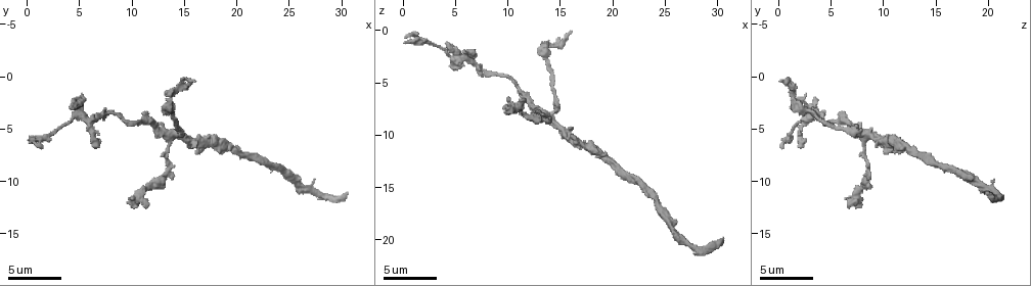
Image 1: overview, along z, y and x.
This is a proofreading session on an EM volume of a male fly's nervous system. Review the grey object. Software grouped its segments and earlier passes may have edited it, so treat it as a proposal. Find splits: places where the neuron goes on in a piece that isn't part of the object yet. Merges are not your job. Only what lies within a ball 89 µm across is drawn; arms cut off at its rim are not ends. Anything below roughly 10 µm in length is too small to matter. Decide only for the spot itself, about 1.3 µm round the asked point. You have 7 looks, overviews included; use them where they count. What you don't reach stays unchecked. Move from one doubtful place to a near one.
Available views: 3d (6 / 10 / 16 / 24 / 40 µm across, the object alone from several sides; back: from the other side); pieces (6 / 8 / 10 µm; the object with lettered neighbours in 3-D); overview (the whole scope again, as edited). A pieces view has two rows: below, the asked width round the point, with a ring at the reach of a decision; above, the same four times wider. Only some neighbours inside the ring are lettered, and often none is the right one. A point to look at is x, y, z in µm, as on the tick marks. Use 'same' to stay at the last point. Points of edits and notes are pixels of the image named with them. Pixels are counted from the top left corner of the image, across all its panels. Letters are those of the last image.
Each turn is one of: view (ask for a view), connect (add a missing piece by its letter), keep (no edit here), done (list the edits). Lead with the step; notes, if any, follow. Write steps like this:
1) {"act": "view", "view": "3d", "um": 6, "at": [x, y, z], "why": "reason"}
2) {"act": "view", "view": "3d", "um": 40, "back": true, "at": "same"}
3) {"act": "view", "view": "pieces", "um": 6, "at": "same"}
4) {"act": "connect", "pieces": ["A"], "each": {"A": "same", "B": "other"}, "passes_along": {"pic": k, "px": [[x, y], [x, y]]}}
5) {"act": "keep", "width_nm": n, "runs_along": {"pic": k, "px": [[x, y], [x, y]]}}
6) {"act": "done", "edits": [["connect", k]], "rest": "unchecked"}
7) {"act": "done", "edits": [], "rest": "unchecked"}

{"act": "view", "view": "pieces", "um": 10, "at": [6.4, 6.8, 2.4]}

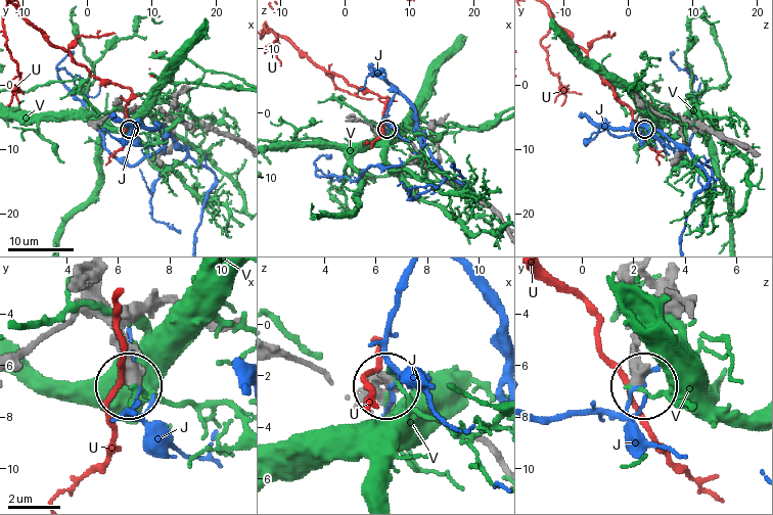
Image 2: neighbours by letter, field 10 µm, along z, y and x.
{"act": "keep", "width_nm": 410, "each": {"J": "other", "U": "other", "V": "other"}, "found": "none of them fits"}

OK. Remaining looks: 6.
{"act": "view", "view": "pieces", "um": 8, "at": [4.2, 3.0, 1.6]}

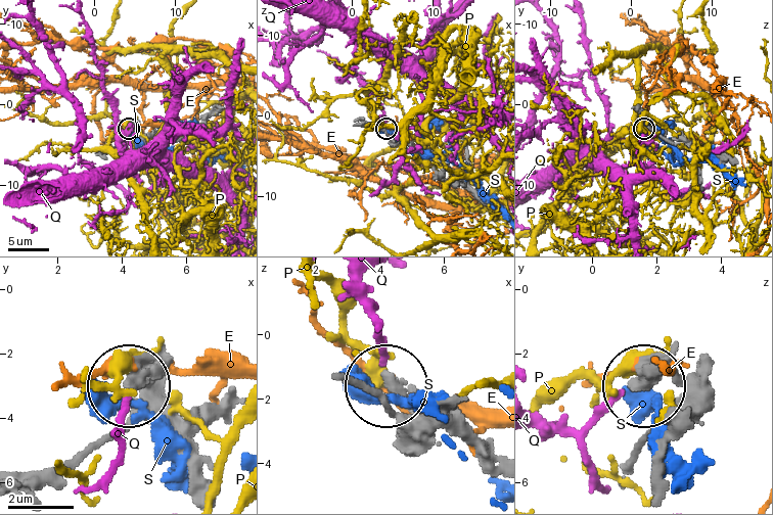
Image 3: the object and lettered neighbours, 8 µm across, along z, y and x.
{"act": "keep", "each": {"E": "other", "P": "other", "Q": "other", "S": "other"}, "found": "no lettered piece goes on from it"}

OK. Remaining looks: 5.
{"act": "view", "view": "pieces", "um": 6, "at": [0.2, 6.2, 0.8], "why": "end of a long branch"}

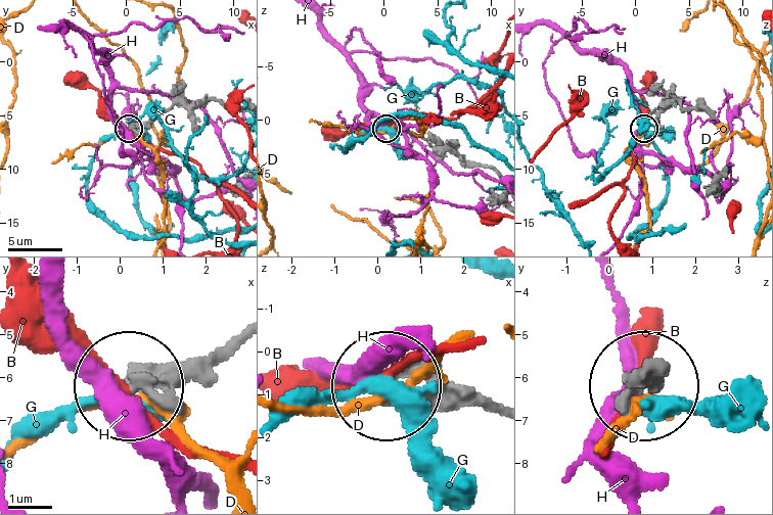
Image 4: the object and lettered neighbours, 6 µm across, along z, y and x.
{"act": "keep", "width_nm": 350, "each": {"B": "other", "D": "other", "G": "other", "H": "other"}, "runs_along": {"pic": 4, "px": [[235, 337], [129, 385]]}, "found": "none of them fits"}

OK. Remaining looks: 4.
{"act": "view", "view": "pieces", "um": 8, "at": [16.0, 0.6, 0.2], "why": "an open end"}

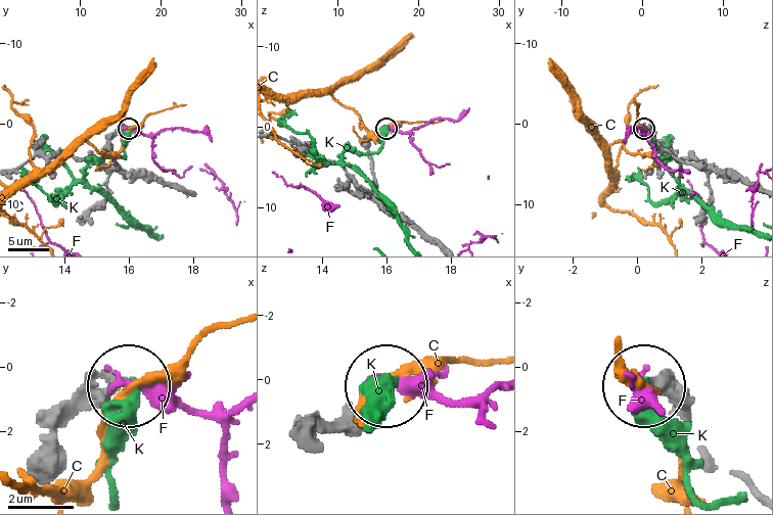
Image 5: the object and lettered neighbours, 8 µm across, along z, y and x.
{"act": "keep", "each": {"C": "other", "F": "other", "K": "other"}, "runs_along": {"pic": 5, "px": [[54, 445], [71, 420], [126, 381]]}, "found": "none of them fits"}

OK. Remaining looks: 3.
{"act": "done", "edits": [], "rest": "unchecked"}

